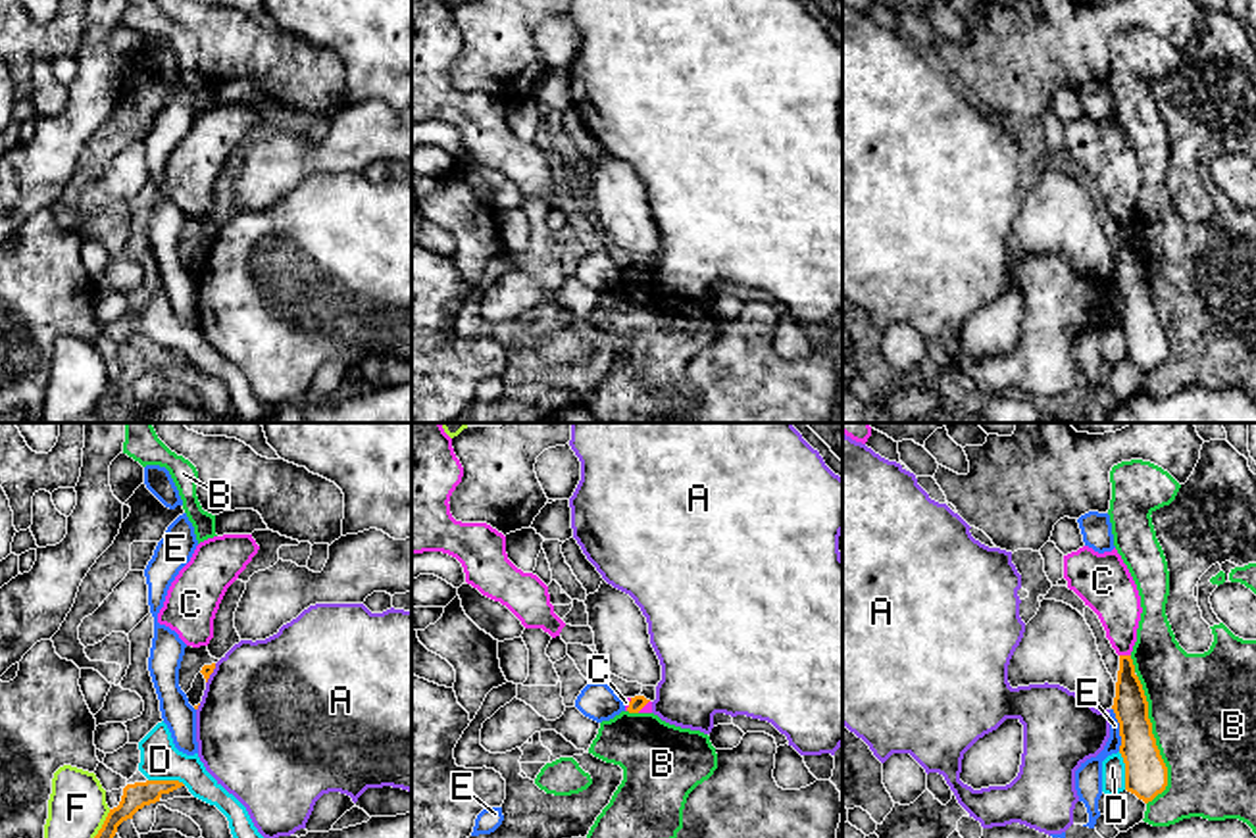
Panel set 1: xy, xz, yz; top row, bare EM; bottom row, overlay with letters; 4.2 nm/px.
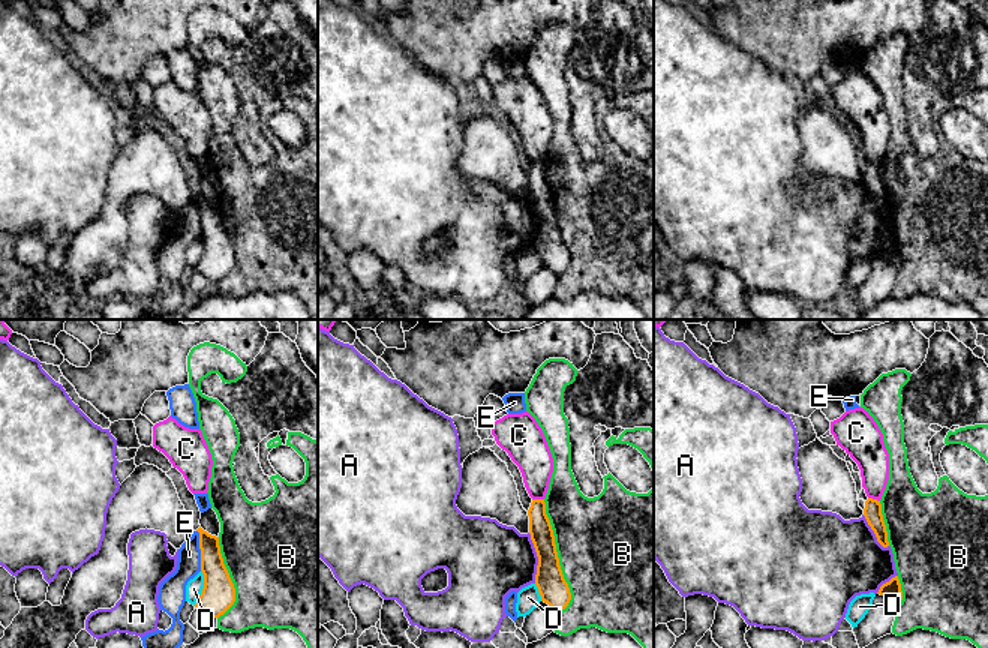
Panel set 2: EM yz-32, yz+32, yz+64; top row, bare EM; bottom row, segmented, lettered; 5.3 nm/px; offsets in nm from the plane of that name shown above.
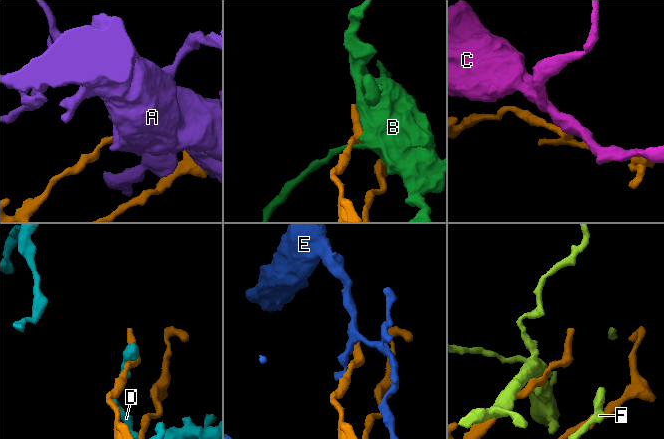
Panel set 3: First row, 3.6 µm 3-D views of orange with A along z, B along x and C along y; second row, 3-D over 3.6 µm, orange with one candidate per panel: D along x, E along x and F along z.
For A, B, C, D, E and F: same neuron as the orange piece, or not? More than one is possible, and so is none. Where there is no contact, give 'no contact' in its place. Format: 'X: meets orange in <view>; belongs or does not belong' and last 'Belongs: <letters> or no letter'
A: meets orange in xy; does not belong
B: meets orange in yz; does not belong
C: meets orange in yz; does not belong
D: meets orange in yz; does not belong
E: meets orange in yz; does not belong
F: meets orange in xy; does not belong
Belongs: no letter

